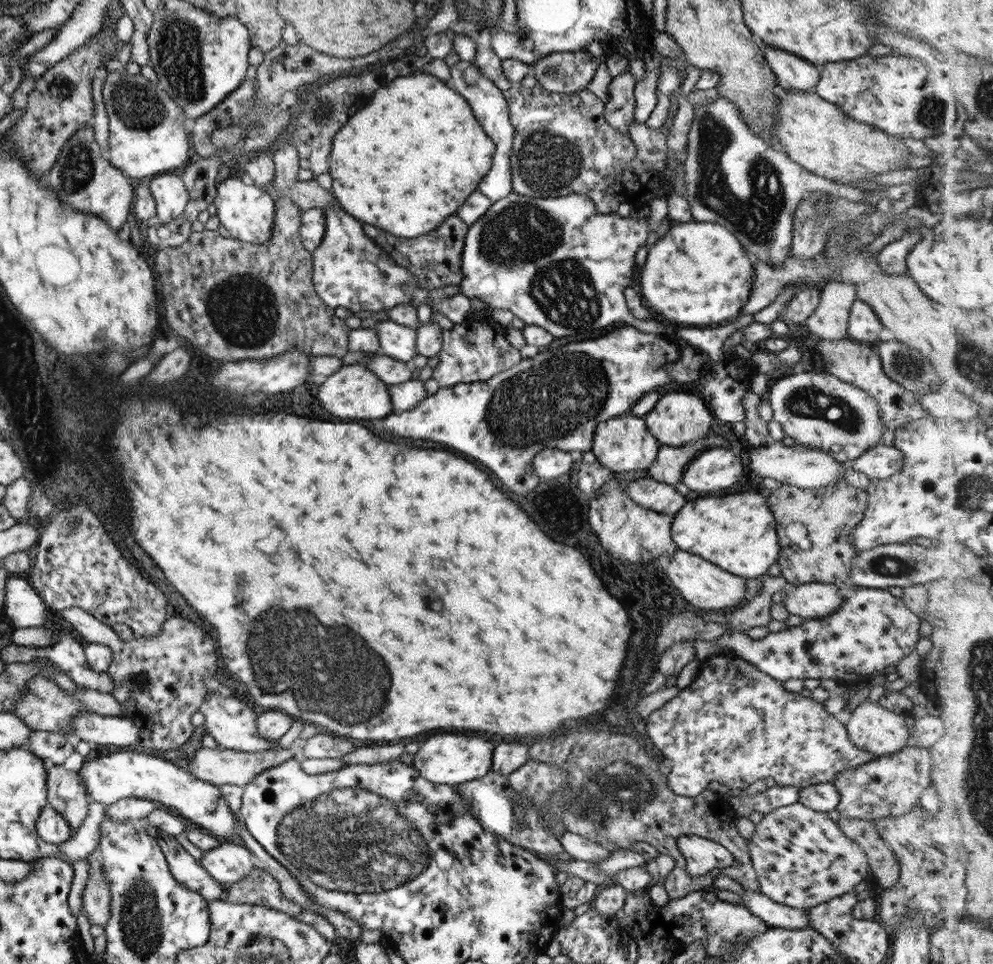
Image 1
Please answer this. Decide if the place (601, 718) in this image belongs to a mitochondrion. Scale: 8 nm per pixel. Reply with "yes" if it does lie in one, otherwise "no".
no

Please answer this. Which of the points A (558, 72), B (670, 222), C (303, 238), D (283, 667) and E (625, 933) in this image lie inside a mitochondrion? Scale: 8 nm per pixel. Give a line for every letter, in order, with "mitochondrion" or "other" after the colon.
A: mitochondrion
B: other
C: other
D: mitochondrion
E: other

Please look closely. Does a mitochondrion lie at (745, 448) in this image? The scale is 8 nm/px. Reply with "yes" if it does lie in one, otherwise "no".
no

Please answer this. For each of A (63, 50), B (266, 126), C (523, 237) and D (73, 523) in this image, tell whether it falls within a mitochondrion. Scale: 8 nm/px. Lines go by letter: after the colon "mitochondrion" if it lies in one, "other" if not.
A: other
B: mitochondrion
C: mitochondrion
D: mitochondrion

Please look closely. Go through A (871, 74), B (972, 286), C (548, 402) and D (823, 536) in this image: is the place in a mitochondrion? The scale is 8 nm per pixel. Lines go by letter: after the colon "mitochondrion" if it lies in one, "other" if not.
A: other
B: other
C: mitochondrion
D: other

